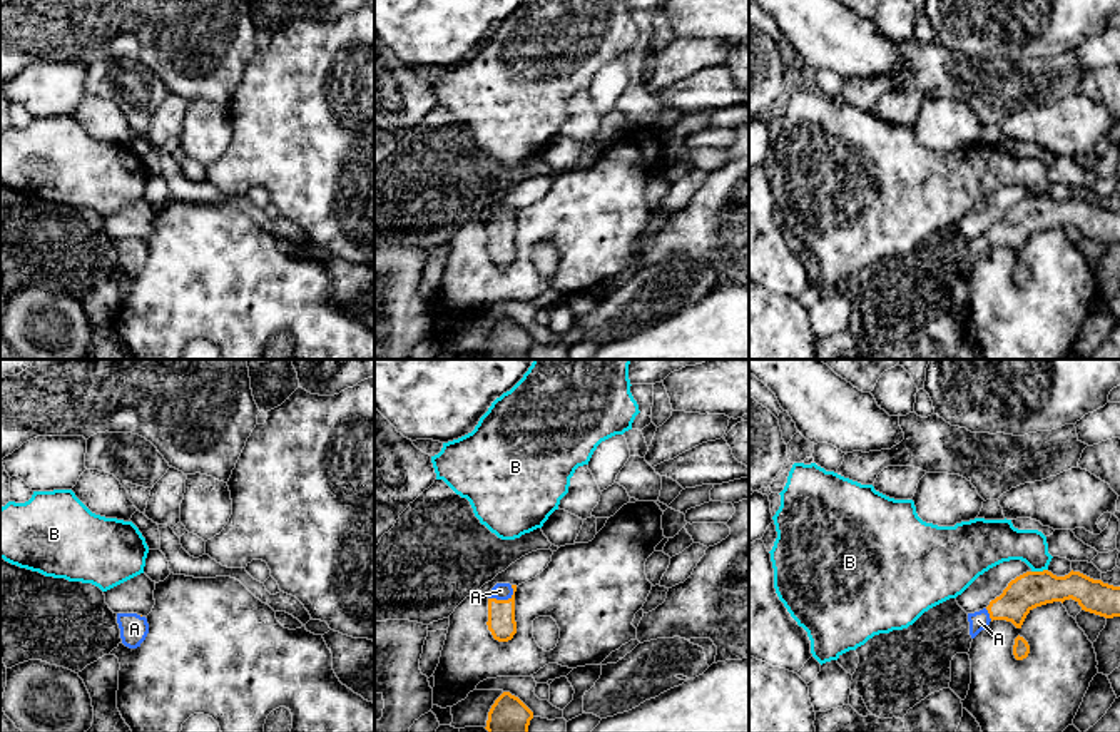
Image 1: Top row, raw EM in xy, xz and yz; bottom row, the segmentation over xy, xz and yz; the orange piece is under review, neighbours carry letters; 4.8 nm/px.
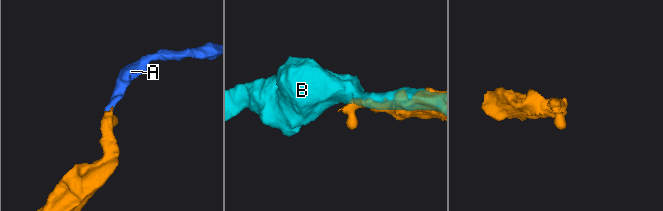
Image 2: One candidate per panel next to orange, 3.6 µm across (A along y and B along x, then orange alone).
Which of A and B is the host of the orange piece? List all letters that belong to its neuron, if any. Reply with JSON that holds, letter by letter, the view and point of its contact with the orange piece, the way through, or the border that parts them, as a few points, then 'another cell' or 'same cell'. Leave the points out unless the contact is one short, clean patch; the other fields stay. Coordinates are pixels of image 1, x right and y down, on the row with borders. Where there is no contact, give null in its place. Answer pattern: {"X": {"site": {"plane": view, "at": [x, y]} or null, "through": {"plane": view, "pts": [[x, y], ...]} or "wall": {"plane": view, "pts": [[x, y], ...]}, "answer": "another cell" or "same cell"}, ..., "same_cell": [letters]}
{"A": {"site": {"plane": "xz", "at": [502, 600]}, "through": {"plane": "xz", "pts": [[502, 624], [502, 600], [500, 590]]}, "answer": "same cell"}, "B": {"site": {"plane": "yz", "at": [1038, 572]}, "wall": {"plane": "yz", "pts": [[1047, 569], [1032, 572]]}, "answer": "another cell"}, "same_cell": ["A"]}

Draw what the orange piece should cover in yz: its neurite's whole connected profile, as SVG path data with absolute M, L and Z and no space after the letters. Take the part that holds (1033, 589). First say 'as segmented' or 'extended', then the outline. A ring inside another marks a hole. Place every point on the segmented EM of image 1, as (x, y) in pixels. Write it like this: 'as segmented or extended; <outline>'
extended; M1048 570L1026 572L1011 580L986 608L968 613L970 635L975 638L993 620L1006 620L1021 628L1033 608L1053 602L1063 603L1070 598L1085 612L1105 618L1120 617L1120 587L1093 580L1073 570L1065 577L1056 577Z

